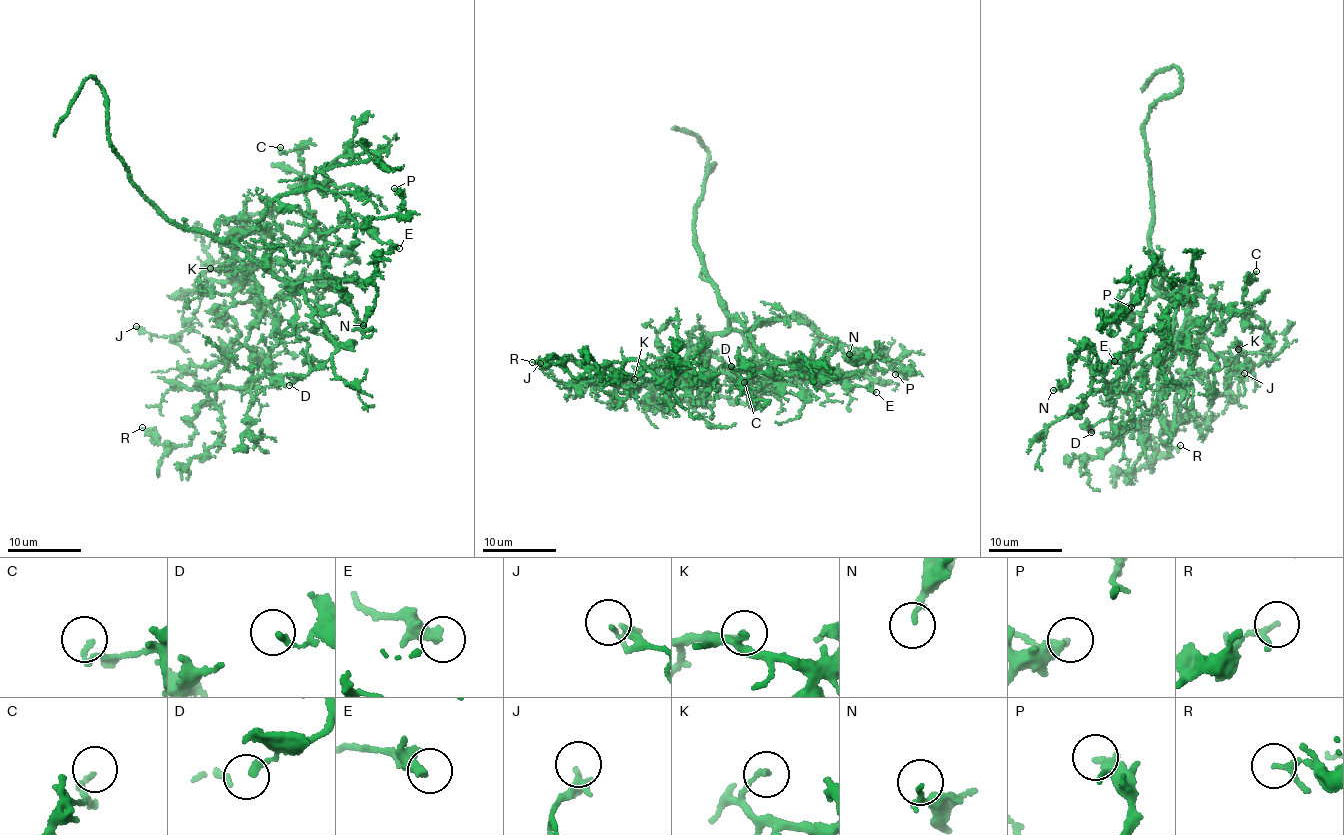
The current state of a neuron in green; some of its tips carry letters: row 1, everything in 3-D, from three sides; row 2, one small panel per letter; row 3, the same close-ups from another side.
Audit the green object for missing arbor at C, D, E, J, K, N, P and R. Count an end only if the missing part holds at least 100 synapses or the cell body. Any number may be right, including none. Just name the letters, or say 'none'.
none

